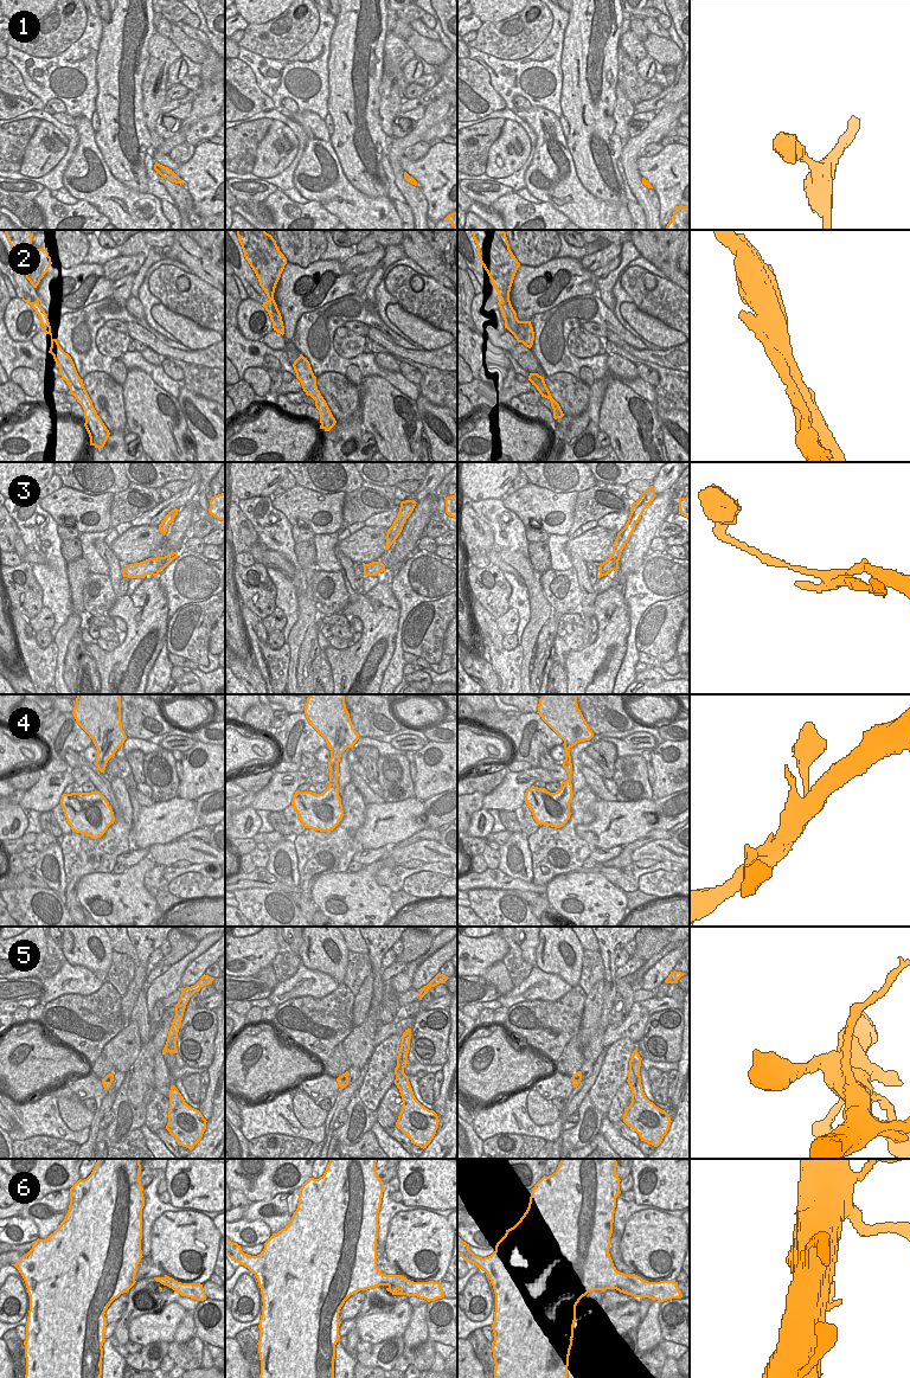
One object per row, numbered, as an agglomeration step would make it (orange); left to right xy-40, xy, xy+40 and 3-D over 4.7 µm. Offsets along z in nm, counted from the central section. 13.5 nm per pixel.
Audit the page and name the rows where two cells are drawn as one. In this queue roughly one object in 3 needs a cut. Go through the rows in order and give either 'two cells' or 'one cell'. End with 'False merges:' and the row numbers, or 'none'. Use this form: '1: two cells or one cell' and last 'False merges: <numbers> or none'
1: one cell
2: two cells
3: two cells
4: one cell
5: two cells
6: one cell
False merges: 2, 3, 5

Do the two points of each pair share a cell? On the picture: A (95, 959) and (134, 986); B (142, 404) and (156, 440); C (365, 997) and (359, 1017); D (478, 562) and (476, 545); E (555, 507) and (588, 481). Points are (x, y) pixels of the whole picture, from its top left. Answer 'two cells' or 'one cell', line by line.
A: two cells
B: one cell
C: one cell
D: two cells
E: two cells

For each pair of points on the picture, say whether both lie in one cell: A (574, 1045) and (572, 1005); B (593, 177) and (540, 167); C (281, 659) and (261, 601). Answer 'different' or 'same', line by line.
A: different
B: different
C: different

